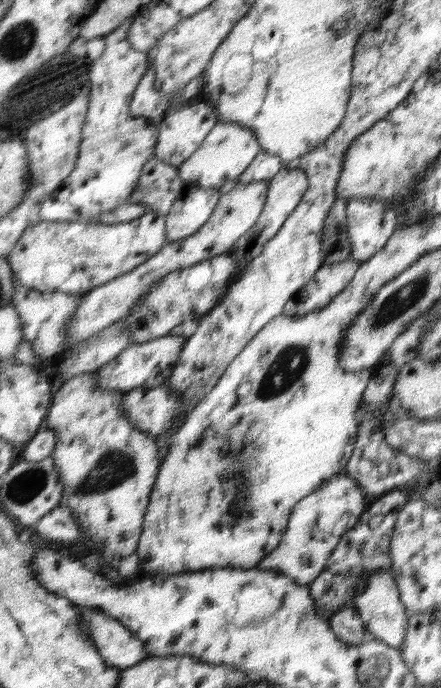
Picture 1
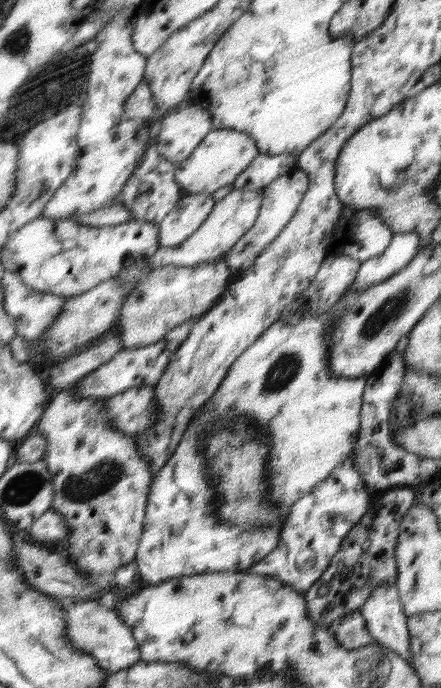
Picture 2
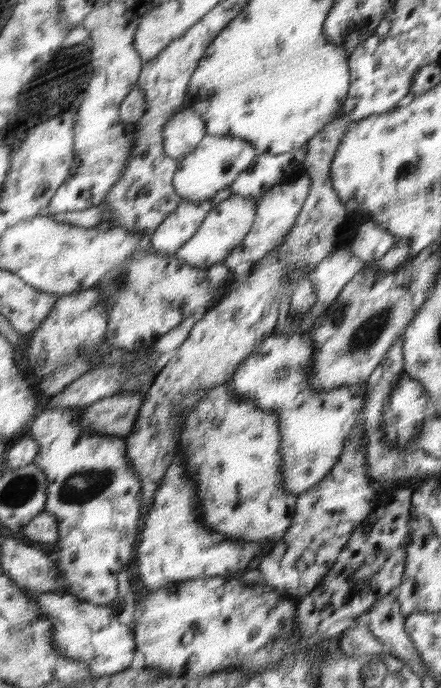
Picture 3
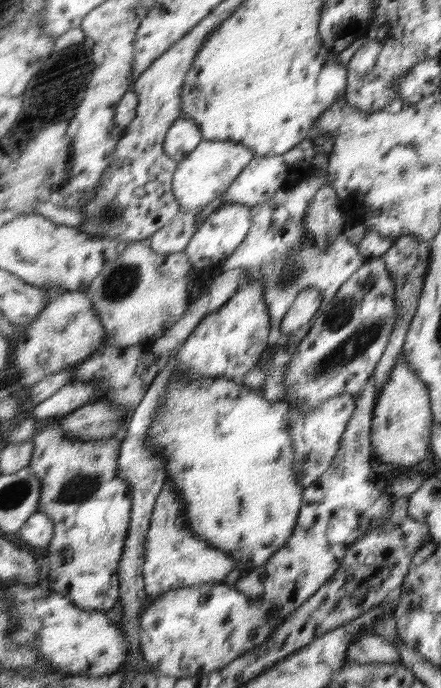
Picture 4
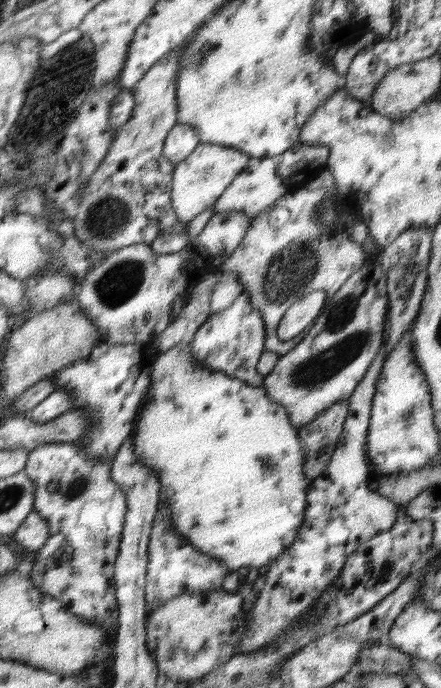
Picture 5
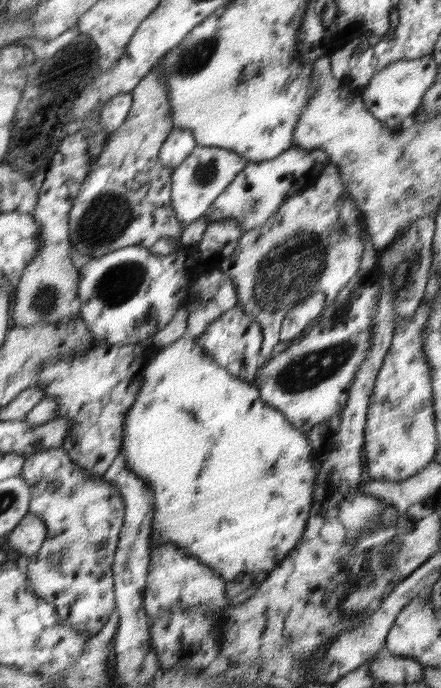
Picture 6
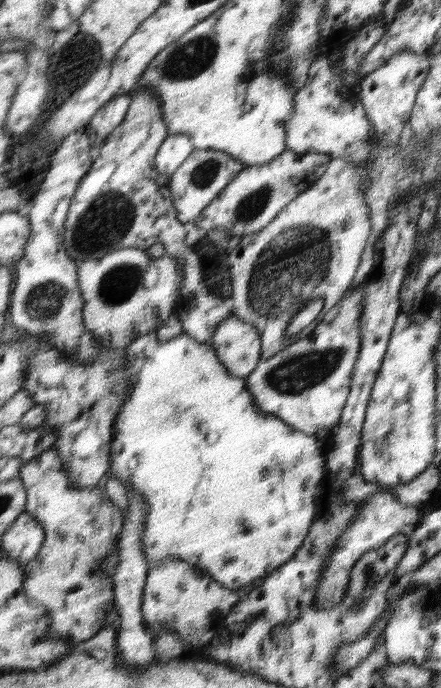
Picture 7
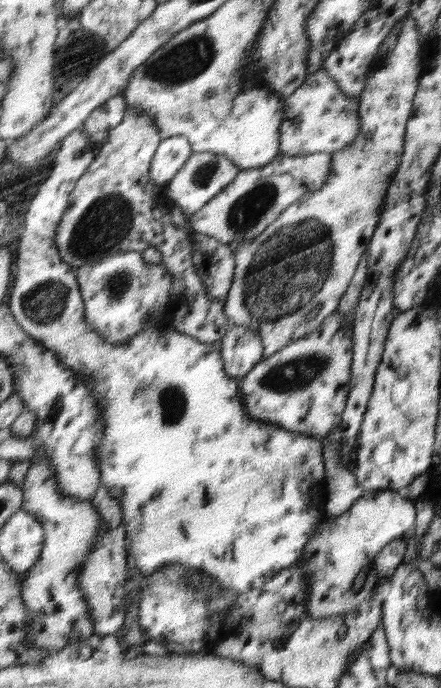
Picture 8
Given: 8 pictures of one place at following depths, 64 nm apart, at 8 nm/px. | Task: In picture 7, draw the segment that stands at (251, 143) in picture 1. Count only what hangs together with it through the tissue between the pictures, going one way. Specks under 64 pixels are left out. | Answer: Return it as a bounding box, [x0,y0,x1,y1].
[168,149,246,224]

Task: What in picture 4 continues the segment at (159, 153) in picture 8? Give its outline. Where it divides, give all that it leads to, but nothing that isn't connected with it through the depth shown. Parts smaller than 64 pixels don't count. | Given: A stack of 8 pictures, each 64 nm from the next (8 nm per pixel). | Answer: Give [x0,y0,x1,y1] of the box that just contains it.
[163,114,203,162]

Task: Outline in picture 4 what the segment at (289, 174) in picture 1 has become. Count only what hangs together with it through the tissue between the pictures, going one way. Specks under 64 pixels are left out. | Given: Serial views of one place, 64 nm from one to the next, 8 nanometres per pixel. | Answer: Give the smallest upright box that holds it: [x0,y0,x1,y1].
[219,173,366,348]

